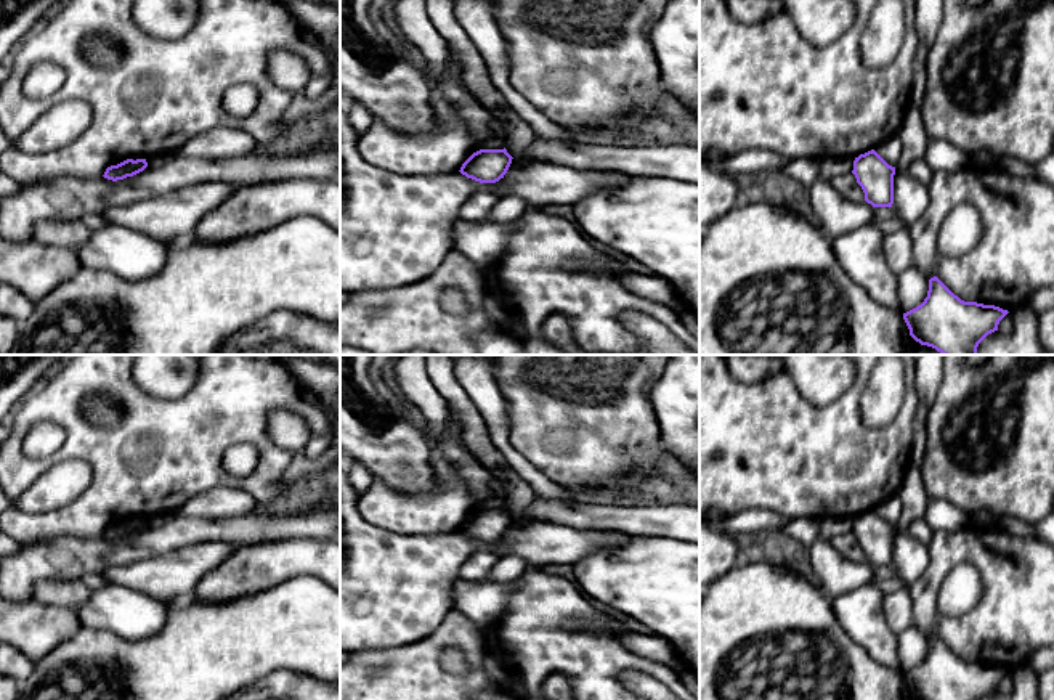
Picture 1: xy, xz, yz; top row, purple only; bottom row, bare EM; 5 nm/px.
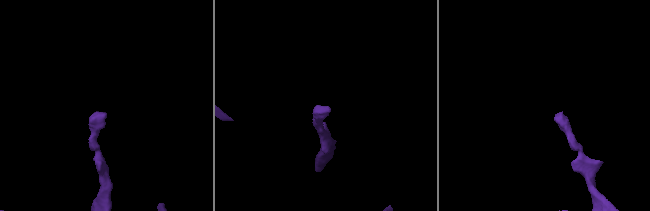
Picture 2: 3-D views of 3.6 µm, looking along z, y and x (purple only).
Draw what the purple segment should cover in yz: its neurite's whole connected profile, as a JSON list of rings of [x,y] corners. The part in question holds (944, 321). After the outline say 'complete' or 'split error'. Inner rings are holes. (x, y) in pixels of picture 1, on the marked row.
[[[934,276],[924,302],[903,313],[903,319],[921,345],[942,355],[977,355],[979,344],[998,331],[1007,313],[995,305],[964,302]]] | complete

